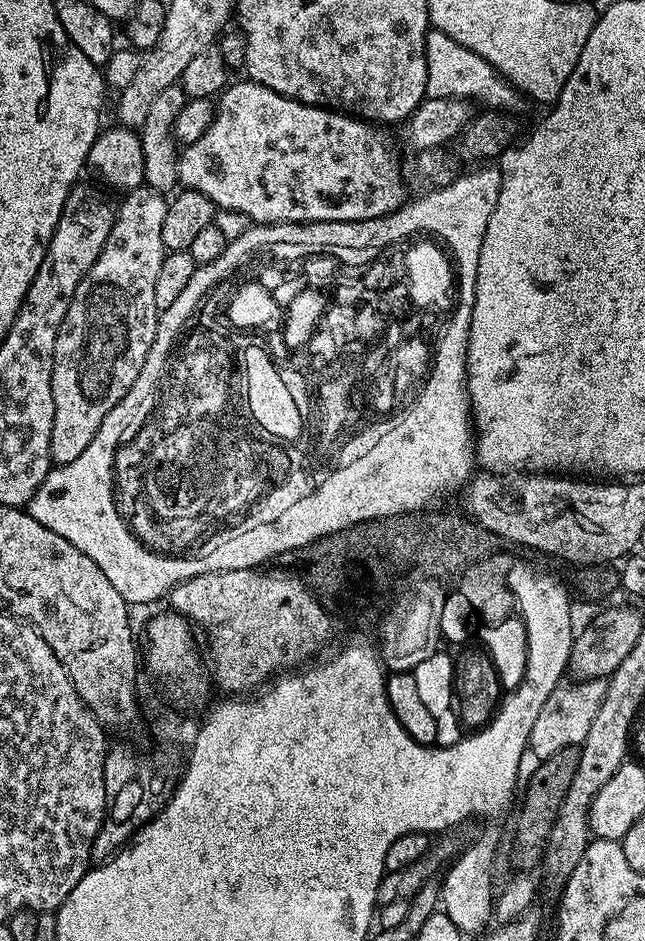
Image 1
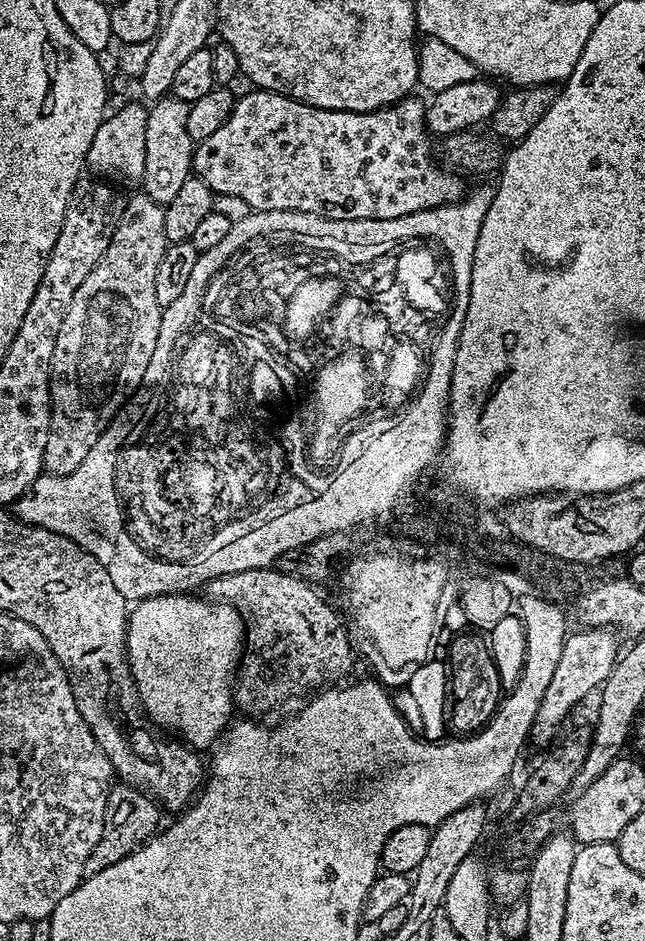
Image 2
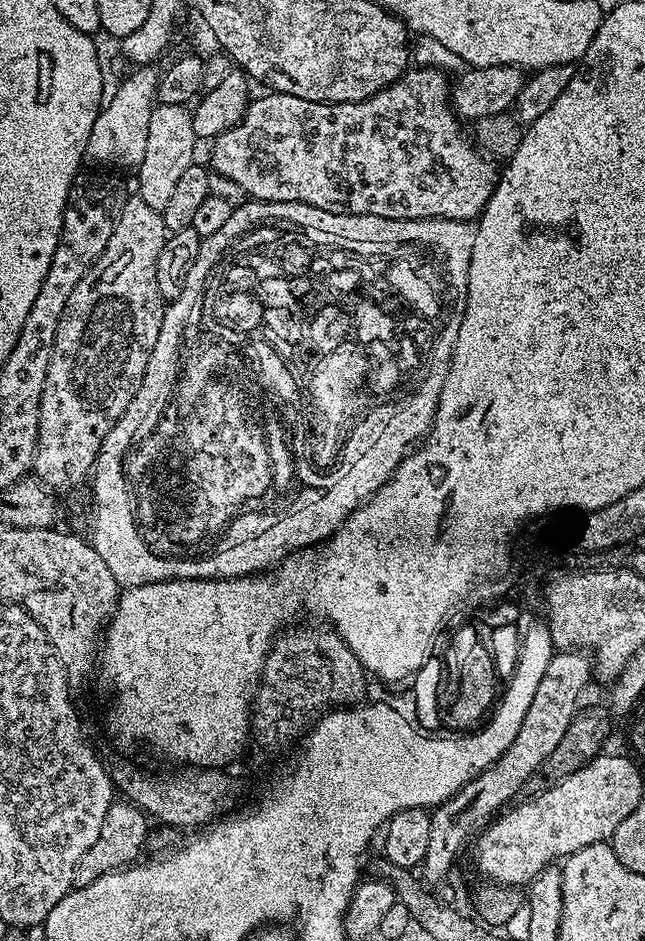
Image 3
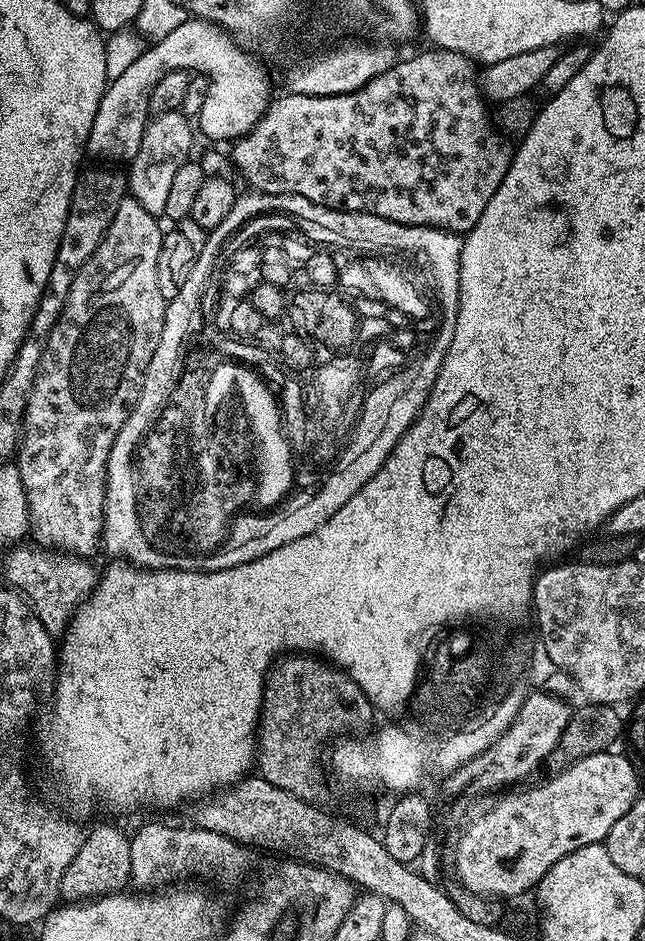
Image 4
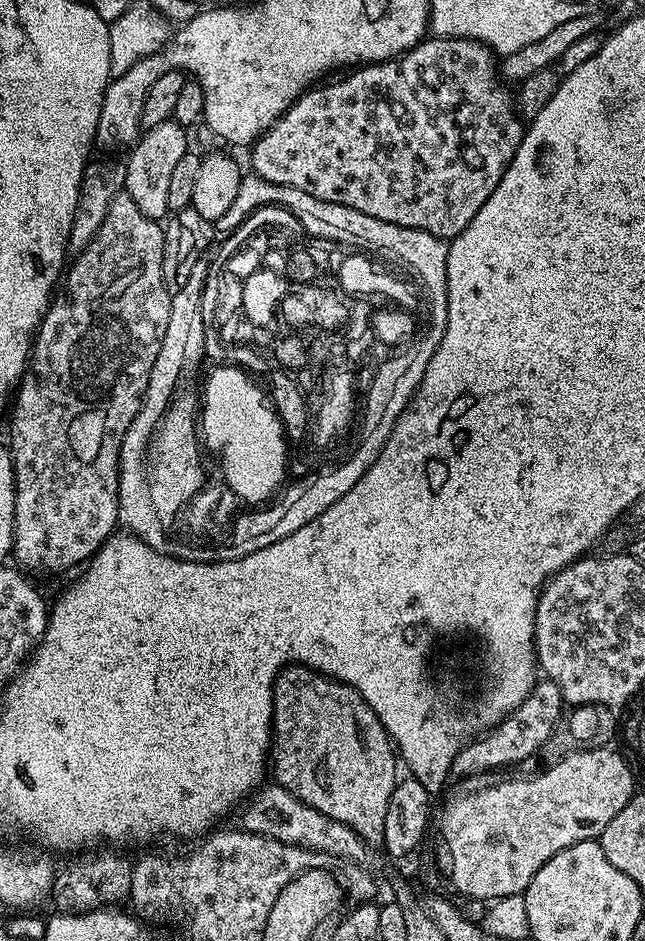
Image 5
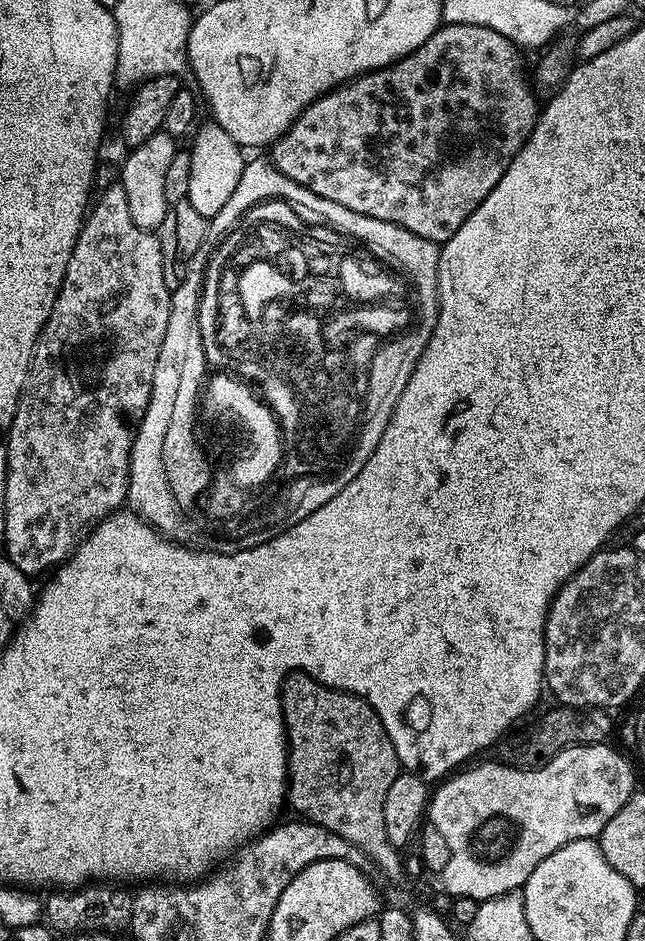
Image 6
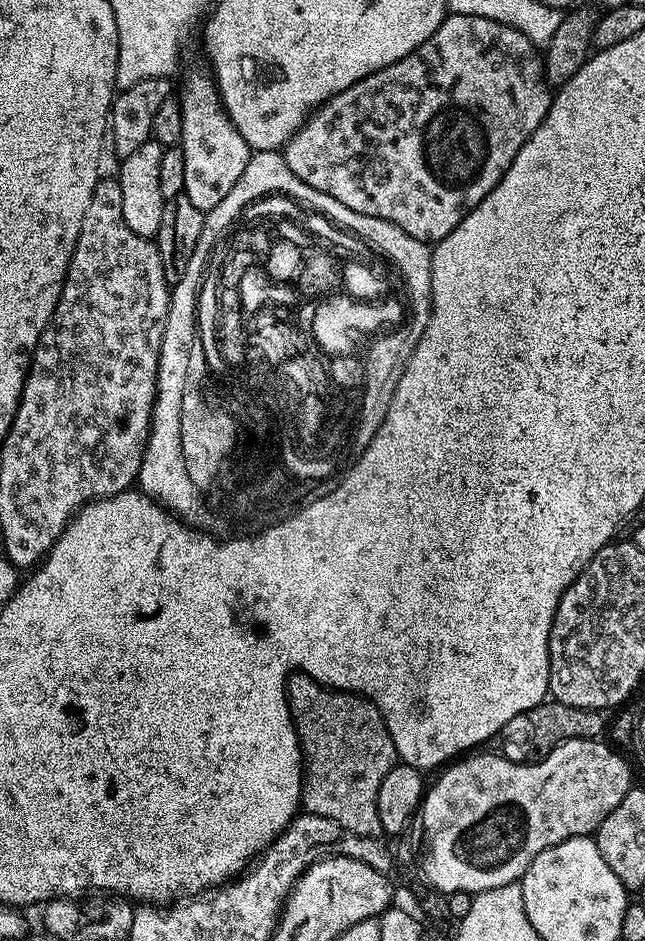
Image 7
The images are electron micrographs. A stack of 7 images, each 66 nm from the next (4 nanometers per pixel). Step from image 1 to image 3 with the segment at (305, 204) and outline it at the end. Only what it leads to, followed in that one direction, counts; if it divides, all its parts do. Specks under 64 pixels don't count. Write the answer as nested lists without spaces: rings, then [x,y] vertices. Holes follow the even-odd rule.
[[[416,66],[411,70],[404,73],[400,79],[395,80],[390,86],[386,86],[378,94],[374,94],[369,100],[359,100],[358,102],[346,102],[345,104],[323,104],[322,102],[306,102],[306,98],[294,98],[290,94],[282,94],[281,92],[269,91],[268,96],[260,96],[251,101],[247,110],[244,112],[244,117],[240,120],[240,123],[235,124],[230,130],[226,130],[223,134],[216,137],[212,148],[212,164],[210,168],[217,177],[225,176],[232,184],[237,184],[242,191],[245,192],[245,197],[254,200],[265,200],[266,202],[294,202],[295,204],[309,204],[314,206],[318,210],[326,210],[327,212],[333,212],[334,214],[342,214],[343,216],[377,216],[378,218],[386,218],[387,220],[433,220],[434,218],[442,217],[444,220],[466,220],[469,222],[475,221],[483,212],[486,202],[490,202],[492,192],[496,189],[496,181],[498,179],[498,168],[495,163],[489,157],[485,156],[483,152],[479,151],[471,139],[468,140],[464,137],[464,132],[460,129],[461,121],[458,119],[455,112],[453,112],[452,105],[450,103],[450,80],[447,75],[441,69],[429,68],[427,66]]]

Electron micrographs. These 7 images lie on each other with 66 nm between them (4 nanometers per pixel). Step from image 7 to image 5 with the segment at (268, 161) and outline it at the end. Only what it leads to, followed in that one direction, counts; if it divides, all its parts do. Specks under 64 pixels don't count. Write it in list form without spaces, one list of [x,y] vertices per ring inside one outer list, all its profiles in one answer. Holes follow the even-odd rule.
[[[248,174],[240,181],[240,189],[238,190],[238,198],[234,198],[234,206],[230,206],[230,210],[226,210],[226,222],[224,224],[236,224],[250,208],[254,206],[266,206],[268,210],[272,208],[272,212],[276,214],[278,224],[282,226],[284,218],[286,218],[286,226],[290,222],[290,212],[300,210],[304,214],[312,214],[332,226],[344,228],[346,232],[352,232],[376,246],[386,246],[392,250],[398,250],[398,254],[402,258],[406,258],[410,264],[414,264],[414,268],[418,268],[422,272],[422,276],[426,276],[428,284],[430,280],[436,280],[436,276],[446,276],[446,258],[448,257],[448,244],[441,240],[440,237],[423,232],[417,228],[403,228],[402,226],[394,226],[390,222],[382,222],[378,218],[370,218],[361,212],[350,210],[341,204],[331,204],[325,200],[314,198],[310,194],[306,194],[302,190],[294,190],[290,186],[278,186],[274,182],[266,182],[261,176]]]

